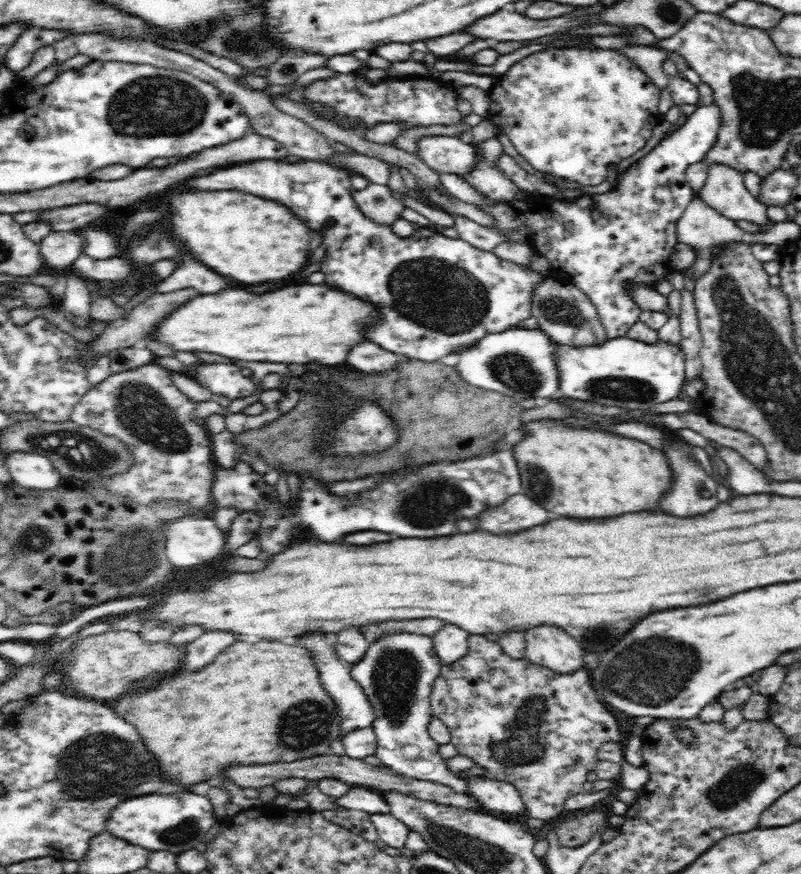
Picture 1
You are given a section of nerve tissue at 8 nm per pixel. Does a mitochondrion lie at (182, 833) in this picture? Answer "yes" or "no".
yes

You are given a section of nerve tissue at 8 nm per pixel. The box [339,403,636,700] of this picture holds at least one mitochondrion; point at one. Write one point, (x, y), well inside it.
(435, 501)

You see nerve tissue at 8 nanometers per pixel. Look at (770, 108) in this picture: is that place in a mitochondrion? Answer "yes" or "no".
yes

